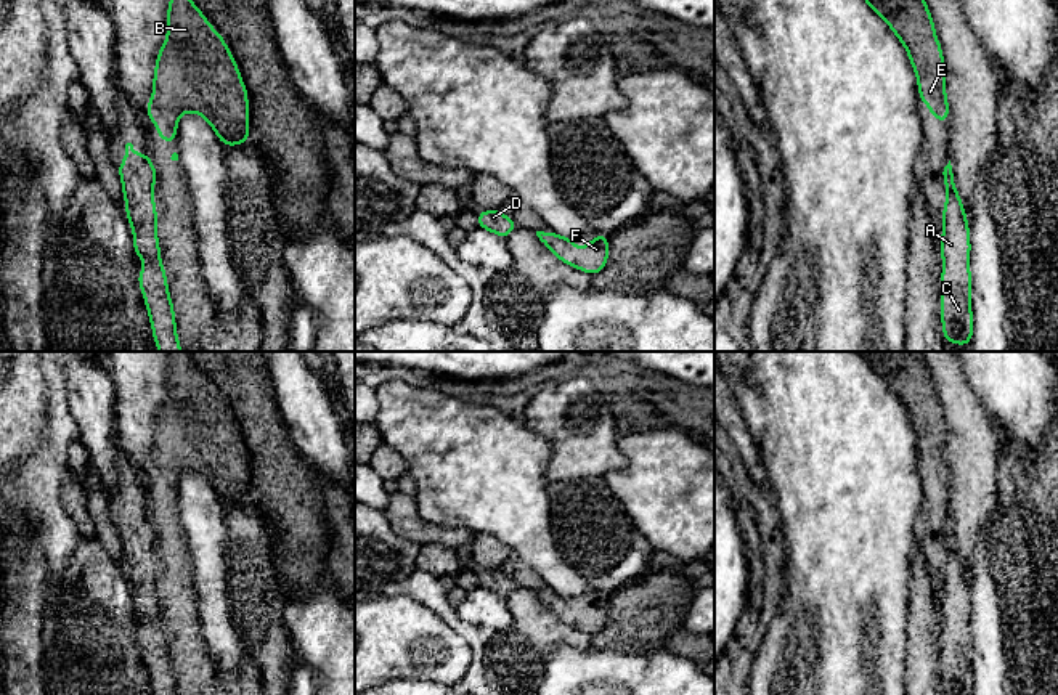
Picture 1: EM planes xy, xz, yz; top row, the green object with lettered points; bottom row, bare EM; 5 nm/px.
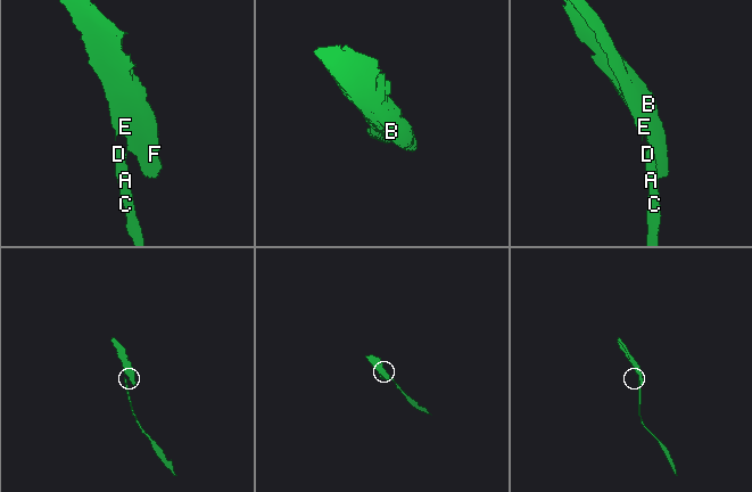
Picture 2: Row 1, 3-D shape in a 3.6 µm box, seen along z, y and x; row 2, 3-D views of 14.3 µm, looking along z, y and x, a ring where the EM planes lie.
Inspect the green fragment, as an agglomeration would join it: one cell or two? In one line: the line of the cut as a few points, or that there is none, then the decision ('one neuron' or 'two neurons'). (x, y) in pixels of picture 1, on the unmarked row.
cut in xy along (153, 527), (156, 533); two neurons

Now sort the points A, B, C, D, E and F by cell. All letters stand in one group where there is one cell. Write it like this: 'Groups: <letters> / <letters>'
Groups: A C D / B E F

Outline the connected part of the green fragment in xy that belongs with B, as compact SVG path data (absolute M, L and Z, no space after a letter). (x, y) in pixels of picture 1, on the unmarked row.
M170 352L167 398L154 424L153 457L146 475L157 486L157 498L177 502L180 475L185 470L202 475L223 506L238 506L250 498L247 446L223 395L215 390L186 352Z

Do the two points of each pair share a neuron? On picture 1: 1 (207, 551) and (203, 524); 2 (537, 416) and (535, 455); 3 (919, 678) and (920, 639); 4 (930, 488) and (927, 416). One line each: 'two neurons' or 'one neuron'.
1: one neuron
2: two neurons
3: one neuron
4: one neuron

